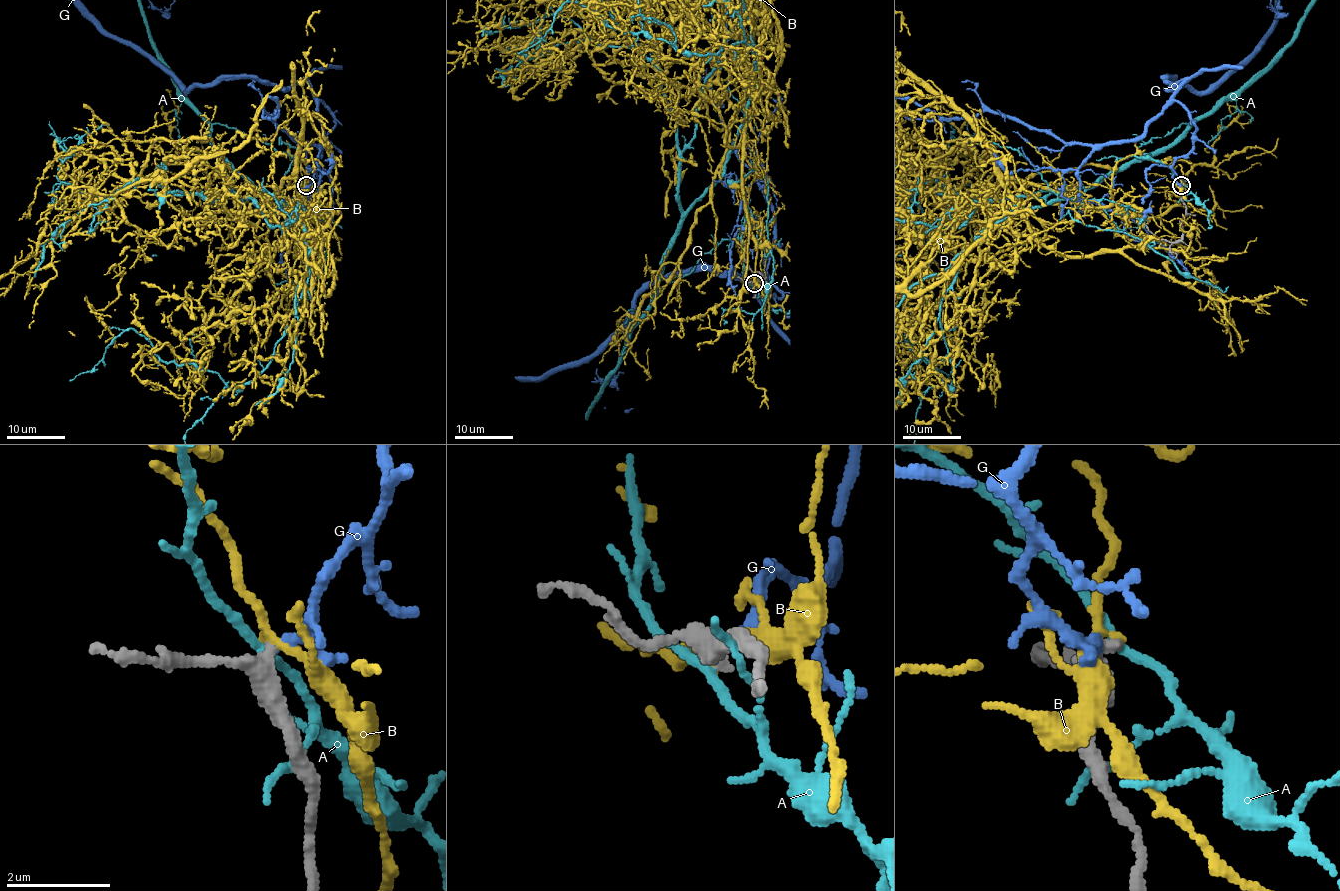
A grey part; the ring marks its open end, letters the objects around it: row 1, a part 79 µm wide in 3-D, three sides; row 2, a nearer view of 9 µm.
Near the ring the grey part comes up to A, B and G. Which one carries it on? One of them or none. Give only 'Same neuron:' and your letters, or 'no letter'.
Same neuron: G

